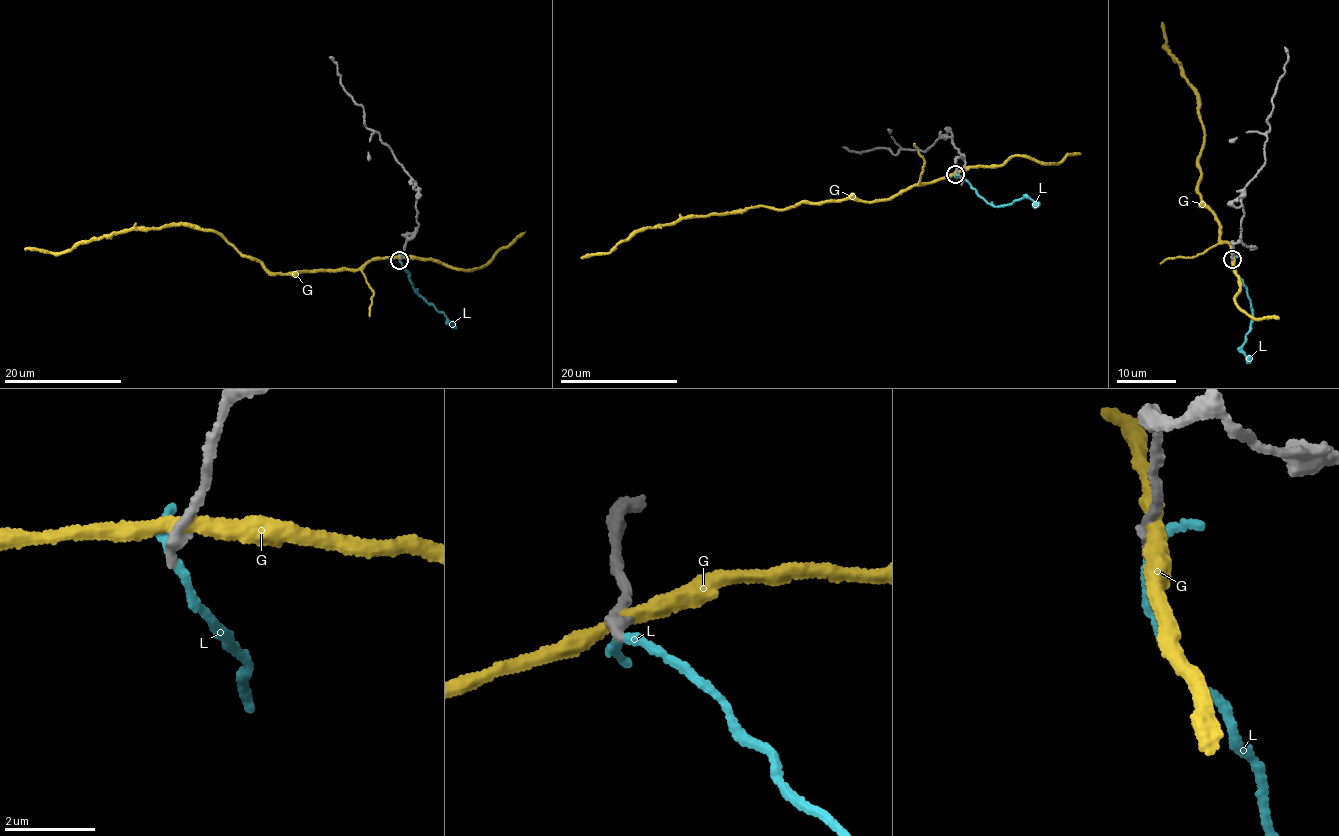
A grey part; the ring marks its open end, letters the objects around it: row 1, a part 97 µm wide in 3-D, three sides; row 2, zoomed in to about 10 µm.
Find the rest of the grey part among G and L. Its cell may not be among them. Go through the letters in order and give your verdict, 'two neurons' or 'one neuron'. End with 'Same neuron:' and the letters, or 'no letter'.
G: two neurons
L: one neuron
Same neuron: L

